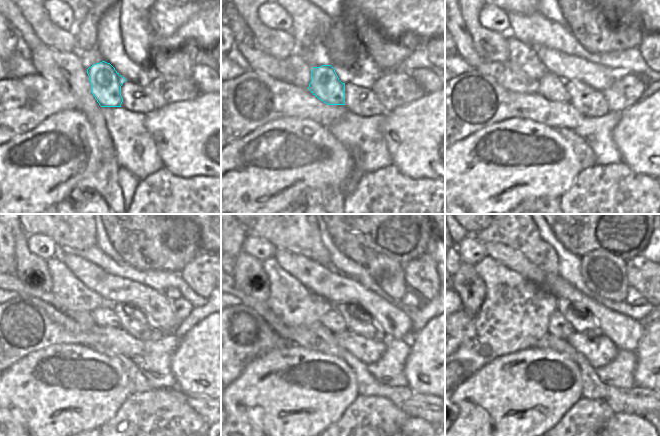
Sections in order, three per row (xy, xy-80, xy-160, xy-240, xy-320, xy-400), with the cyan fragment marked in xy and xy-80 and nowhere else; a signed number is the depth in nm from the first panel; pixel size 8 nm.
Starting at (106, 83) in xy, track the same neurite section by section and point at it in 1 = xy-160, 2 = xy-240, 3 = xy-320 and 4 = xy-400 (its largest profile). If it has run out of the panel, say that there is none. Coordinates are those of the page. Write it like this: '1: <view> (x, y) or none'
1: xy-160 (552, 88)
2: xy-240 (104, 316)
3: xy-320 (332, 321)
4: xy-400 (559, 327)

